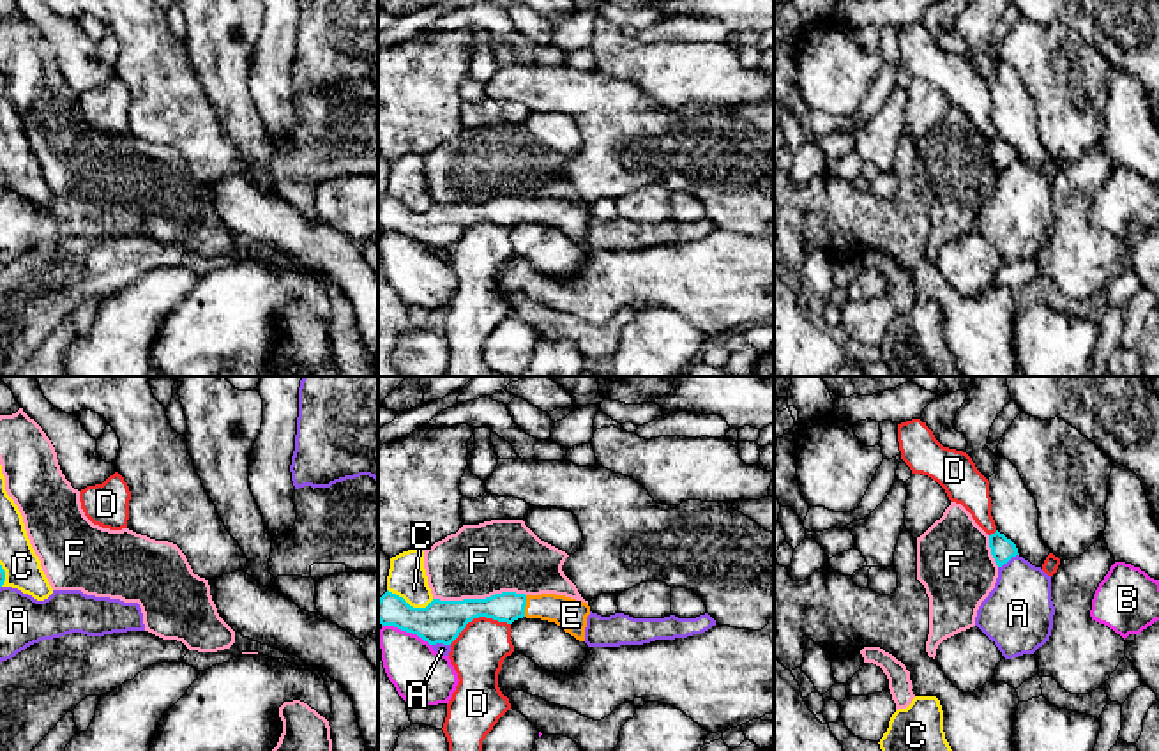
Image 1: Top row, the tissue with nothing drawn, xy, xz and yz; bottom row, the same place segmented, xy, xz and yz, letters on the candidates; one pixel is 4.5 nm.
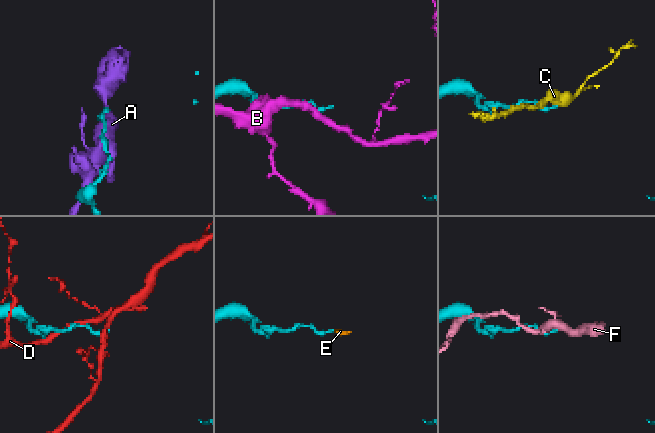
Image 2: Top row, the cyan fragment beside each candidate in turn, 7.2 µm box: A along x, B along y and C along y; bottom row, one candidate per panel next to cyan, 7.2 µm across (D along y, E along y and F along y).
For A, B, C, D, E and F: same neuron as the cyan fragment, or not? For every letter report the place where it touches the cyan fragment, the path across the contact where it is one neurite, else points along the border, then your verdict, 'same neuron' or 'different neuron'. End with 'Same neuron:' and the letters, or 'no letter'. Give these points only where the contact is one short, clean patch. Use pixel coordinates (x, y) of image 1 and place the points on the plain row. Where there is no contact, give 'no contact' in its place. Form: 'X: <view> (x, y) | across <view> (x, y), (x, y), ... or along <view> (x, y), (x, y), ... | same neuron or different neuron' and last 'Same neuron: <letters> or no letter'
A: yz (1007, 165) | different neuron
B: xz (407, 235) | different neuron
C: xz (409, 209) | along xz (387, 193), (414, 211), (426, 211), (433, 204) | different neuron
D: xz (477, 221) | along xz (509, 227), (474, 221), (449, 248) | different neuron
E: xz (525, 209) | across xz (507, 211), (525, 209), (559, 212), (571, 219) | same neuron
F: xz (479, 204) | different neuron
Same neuron: E

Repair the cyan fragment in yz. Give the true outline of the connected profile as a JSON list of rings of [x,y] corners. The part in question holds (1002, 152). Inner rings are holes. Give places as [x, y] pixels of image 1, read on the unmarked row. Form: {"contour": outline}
{"contour": [[[998,134],[989,140],[989,152],[998,171],[1019,159],[1016,148]]]}

